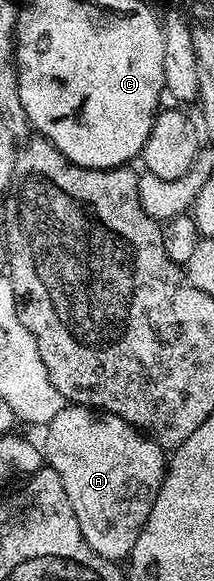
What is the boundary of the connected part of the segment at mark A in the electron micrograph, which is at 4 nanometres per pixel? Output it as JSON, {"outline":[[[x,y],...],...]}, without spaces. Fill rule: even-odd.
{"outline":[[[78,405],[65,406],[61,413],[57,413],[57,417],[53,417],[53,421],[46,425],[45,432],[47,432],[47,436],[44,437],[43,443],[41,442],[41,450],[45,456],[46,466],[53,468],[57,477],[61,477],[61,481],[65,485],[65,493],[69,497],[69,505],[73,505],[73,513],[77,513],[77,521],[81,525],[81,533],[85,537],[85,541],[89,541],[89,545],[94,551],[101,553],[101,557],[112,561],[126,560],[131,554],[145,521],[149,521],[149,513],[153,509],[153,501],[157,501],[157,493],[163,489],[163,476],[169,466],[163,448],[157,446],[151,440],[150,435],[144,435],[132,423],[125,422],[121,417],[100,413],[92,408]]]}

